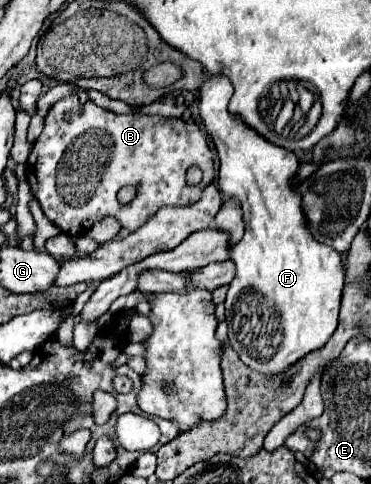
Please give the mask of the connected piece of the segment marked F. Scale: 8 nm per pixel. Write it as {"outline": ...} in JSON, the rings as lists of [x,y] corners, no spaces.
{"outline":[[[205,72],[203,80],[205,84],[201,84],[197,102],[203,126],[207,134],[211,134],[219,152],[219,188],[223,194],[241,200],[245,220],[245,236],[231,248],[231,260],[237,266],[237,274],[225,300],[229,344],[239,354],[241,362],[251,366],[251,370],[257,370],[265,376],[279,376],[309,352],[323,348],[335,332],[339,302],[345,286],[343,258],[333,248],[315,242],[315,238],[307,234],[307,222],[303,222],[299,194],[295,194],[295,186],[291,184],[291,178],[299,166],[297,156],[263,140],[263,136],[255,134],[255,130],[243,126],[239,118],[227,112],[227,104],[233,94],[233,86],[227,78]]]}

